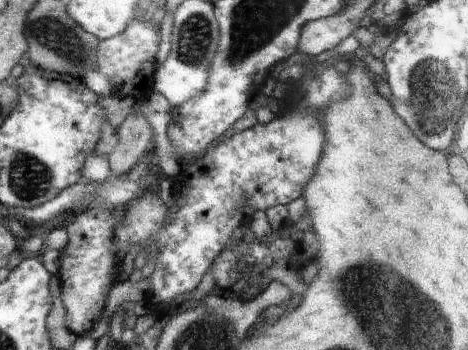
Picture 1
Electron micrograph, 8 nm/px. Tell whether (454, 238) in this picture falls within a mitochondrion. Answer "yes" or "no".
no

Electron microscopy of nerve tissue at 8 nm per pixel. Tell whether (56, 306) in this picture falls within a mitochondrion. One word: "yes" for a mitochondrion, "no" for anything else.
no

